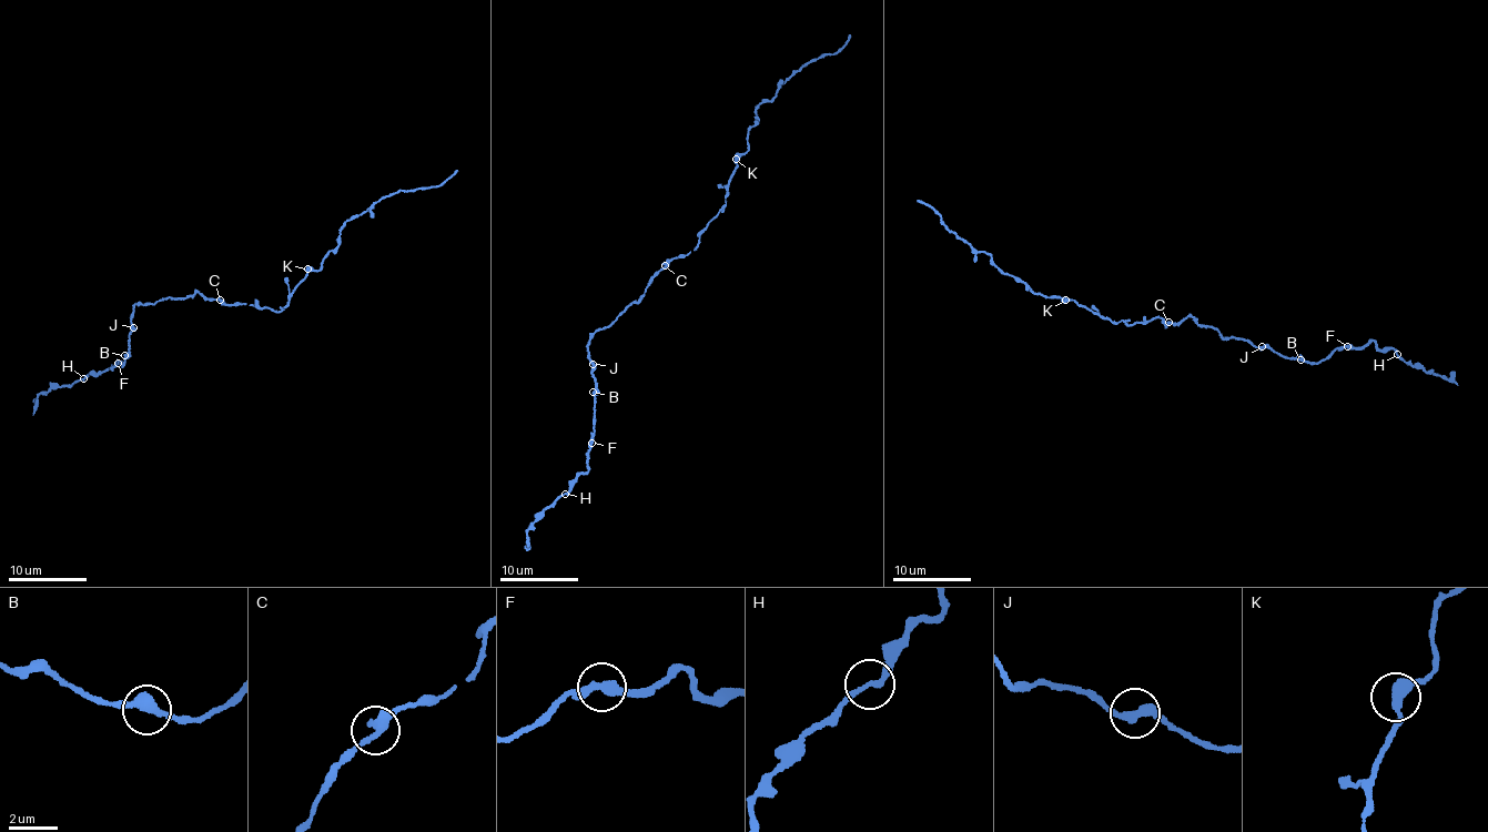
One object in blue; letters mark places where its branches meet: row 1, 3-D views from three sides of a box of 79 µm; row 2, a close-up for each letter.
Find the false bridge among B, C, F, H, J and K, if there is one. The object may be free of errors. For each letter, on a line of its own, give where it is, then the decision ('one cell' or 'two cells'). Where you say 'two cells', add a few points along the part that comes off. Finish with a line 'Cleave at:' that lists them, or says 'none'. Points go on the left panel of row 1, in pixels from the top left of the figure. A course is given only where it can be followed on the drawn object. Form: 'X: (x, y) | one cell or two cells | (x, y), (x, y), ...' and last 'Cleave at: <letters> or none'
B: (124, 355) | one cell
C: (220, 300) | one cell
F: (118, 363) | one cell
H: (83, 378) | one cell
J: (133, 327) | one cell
K: (307, 269) | one cell
Cleave at: none

